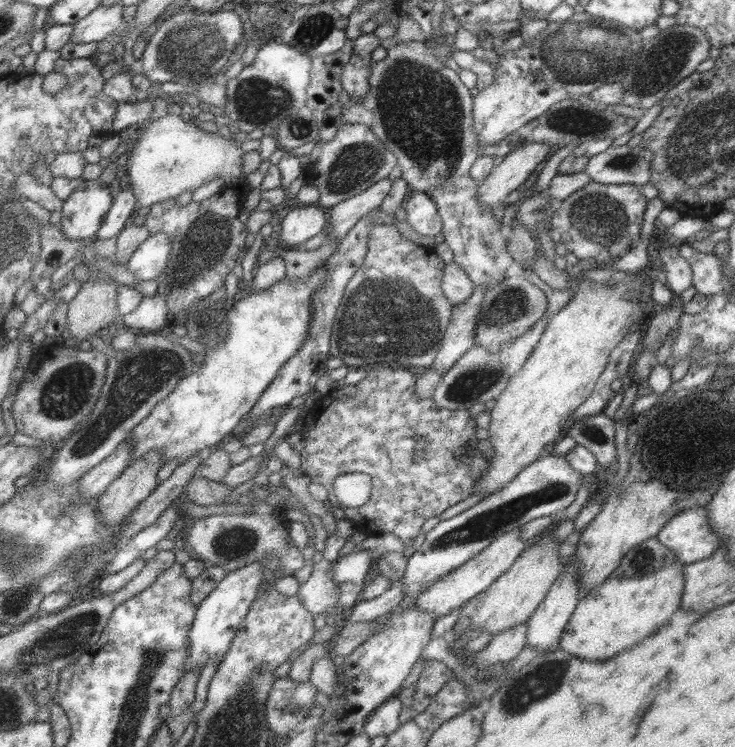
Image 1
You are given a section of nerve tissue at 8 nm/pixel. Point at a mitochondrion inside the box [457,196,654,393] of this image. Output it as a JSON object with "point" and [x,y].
{"point":[509,308]}

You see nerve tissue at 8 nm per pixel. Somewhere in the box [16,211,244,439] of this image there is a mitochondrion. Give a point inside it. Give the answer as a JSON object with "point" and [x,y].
{"point":[63,396]}

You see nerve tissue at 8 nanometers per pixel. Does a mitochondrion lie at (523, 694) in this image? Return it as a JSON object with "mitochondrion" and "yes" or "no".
{"mitochondrion":"yes"}

